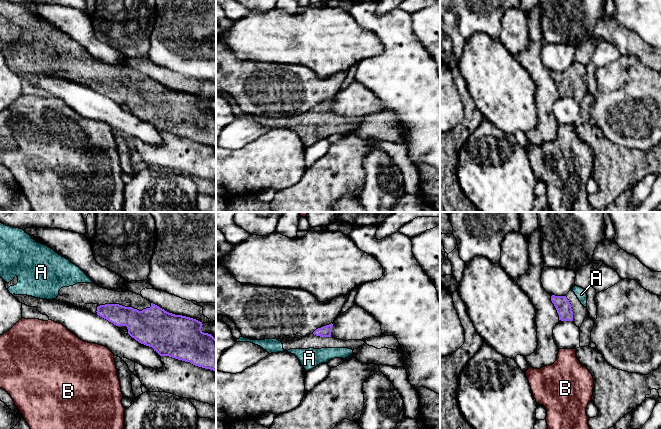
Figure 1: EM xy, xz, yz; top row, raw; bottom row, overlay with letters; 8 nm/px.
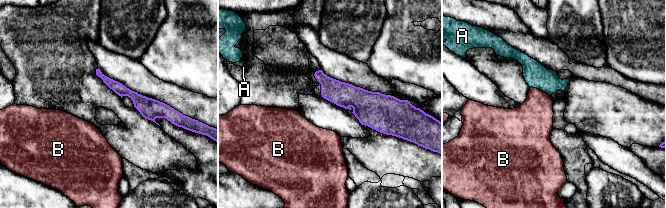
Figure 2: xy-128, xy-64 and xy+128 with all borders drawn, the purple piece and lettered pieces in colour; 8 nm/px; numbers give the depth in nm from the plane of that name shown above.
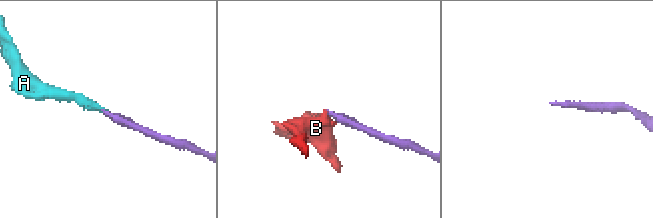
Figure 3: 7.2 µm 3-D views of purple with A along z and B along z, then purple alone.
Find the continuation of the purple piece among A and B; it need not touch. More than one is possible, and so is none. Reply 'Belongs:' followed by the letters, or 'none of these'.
Belongs: A

